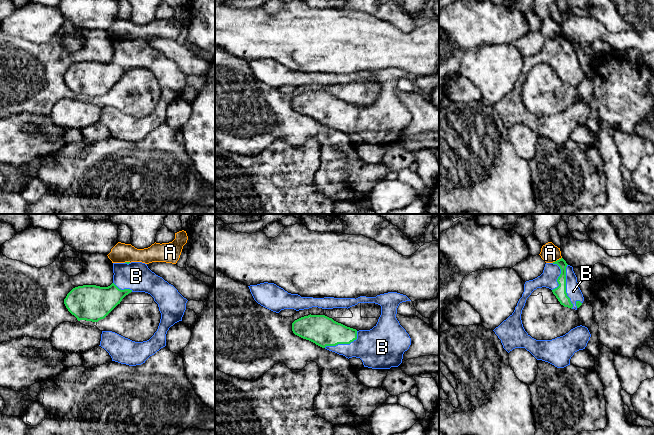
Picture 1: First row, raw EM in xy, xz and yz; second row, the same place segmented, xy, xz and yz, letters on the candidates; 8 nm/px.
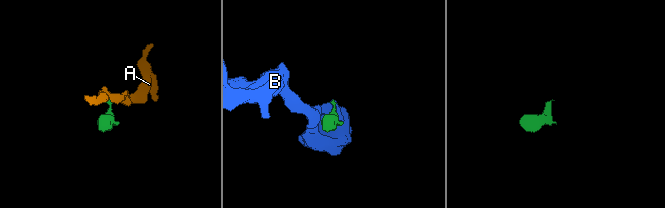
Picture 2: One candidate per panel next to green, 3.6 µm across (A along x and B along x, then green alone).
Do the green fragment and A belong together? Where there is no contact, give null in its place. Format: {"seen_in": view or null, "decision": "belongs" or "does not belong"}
{"seen_in": "yz", "decision": "does not belong"}

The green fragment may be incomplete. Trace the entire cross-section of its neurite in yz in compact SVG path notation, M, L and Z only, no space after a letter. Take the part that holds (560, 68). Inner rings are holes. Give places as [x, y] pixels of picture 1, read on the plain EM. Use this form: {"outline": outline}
{"outline": "M561 34L546 39L540 52L525 58L524 68L514 88L493 107L508 129L515 124L525 124L537 136L564 144L570 141L575 128L585 125L591 110L587 103L580 101L552 116L532 114L523 103L521 90L527 74L534 66L542 63L551 65L564 83L577 86L584 77L573 43Z"}

